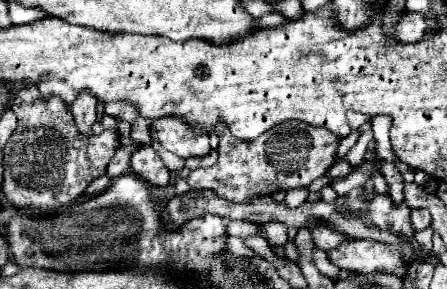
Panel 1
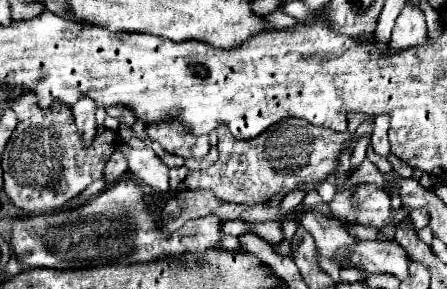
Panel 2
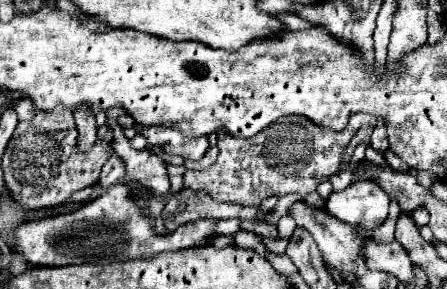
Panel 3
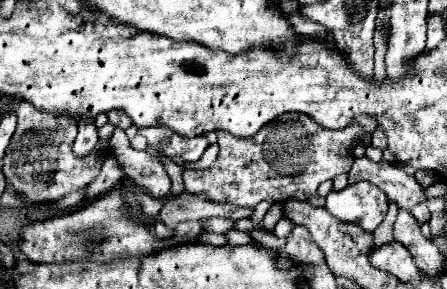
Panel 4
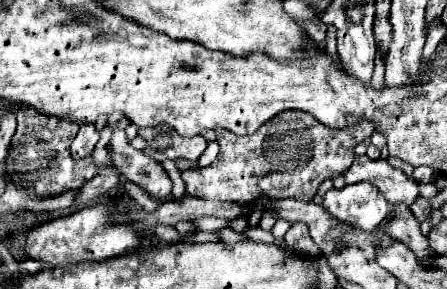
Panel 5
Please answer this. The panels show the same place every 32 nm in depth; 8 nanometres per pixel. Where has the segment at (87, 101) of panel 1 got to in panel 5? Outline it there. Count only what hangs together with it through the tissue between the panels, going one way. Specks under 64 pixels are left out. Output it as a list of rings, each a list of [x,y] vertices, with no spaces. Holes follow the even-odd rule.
[[[80,124],[80,130],[78,130],[76,138],[72,140],[72,148],[70,148],[72,156],[76,160],[90,156],[94,146],[96,146],[96,142],[98,142],[98,138],[100,138],[100,134],[94,128],[94,124]]]

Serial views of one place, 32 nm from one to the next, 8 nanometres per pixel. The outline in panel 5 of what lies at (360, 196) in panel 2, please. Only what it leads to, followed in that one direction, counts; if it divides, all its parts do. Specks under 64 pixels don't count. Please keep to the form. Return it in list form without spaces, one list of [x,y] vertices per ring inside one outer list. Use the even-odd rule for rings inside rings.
[[[352,184],[342,190],[332,188],[322,204],[336,220],[372,232],[388,214],[388,202],[372,184]]]

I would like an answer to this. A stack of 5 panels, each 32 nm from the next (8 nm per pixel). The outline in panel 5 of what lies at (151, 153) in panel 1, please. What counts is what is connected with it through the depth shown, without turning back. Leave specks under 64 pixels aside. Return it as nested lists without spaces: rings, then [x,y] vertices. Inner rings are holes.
[[[114,130],[112,140],[108,144],[110,158],[118,172],[138,184],[142,190],[146,190],[152,198],[168,198],[172,184],[162,168],[162,164],[150,156],[146,156],[142,150],[134,150],[124,134],[124,130]]]

